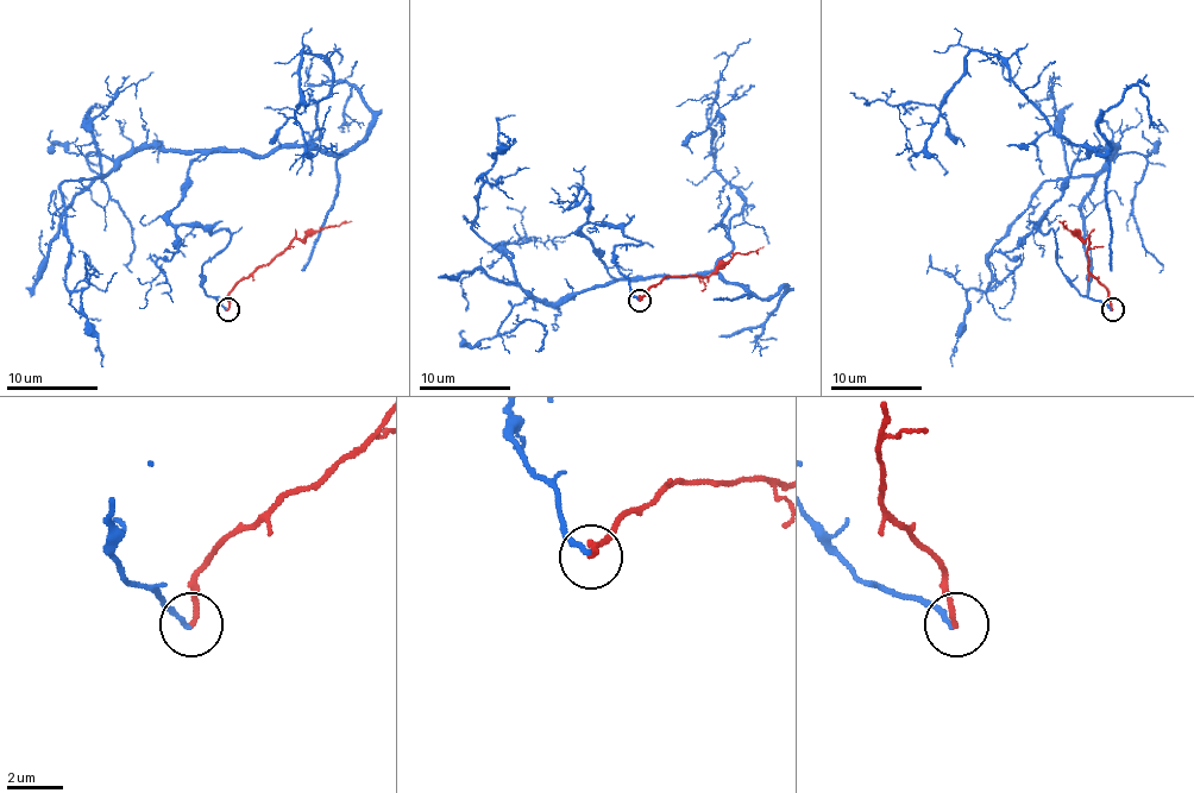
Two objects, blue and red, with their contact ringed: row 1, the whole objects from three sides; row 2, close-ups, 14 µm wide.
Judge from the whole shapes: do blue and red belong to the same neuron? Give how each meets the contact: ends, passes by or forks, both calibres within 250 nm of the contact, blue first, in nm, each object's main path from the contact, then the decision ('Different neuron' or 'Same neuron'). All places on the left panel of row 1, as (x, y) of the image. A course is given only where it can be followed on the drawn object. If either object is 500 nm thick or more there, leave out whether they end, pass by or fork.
At the ring blue ends. At the ring red ends. Thickness 200 nm (blue) against 180 nm. Course of blue: (227, 309), (188, 168), (321, 133), (302, 51), (312, 156), (330, 106). Course of red: (227, 309), (230, 291), (255, 271), (268, 266), (296, 239), (351, 220). Different neuron

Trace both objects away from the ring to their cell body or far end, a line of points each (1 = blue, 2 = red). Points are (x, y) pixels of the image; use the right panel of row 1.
1: (1112, 309), (1034, 225), (1086, 148), (997, 56), (965, 57), (917, 156), (897, 106)
2: (1112, 309), (1110, 291), (1088, 271), (1088, 239), (1059, 220)

